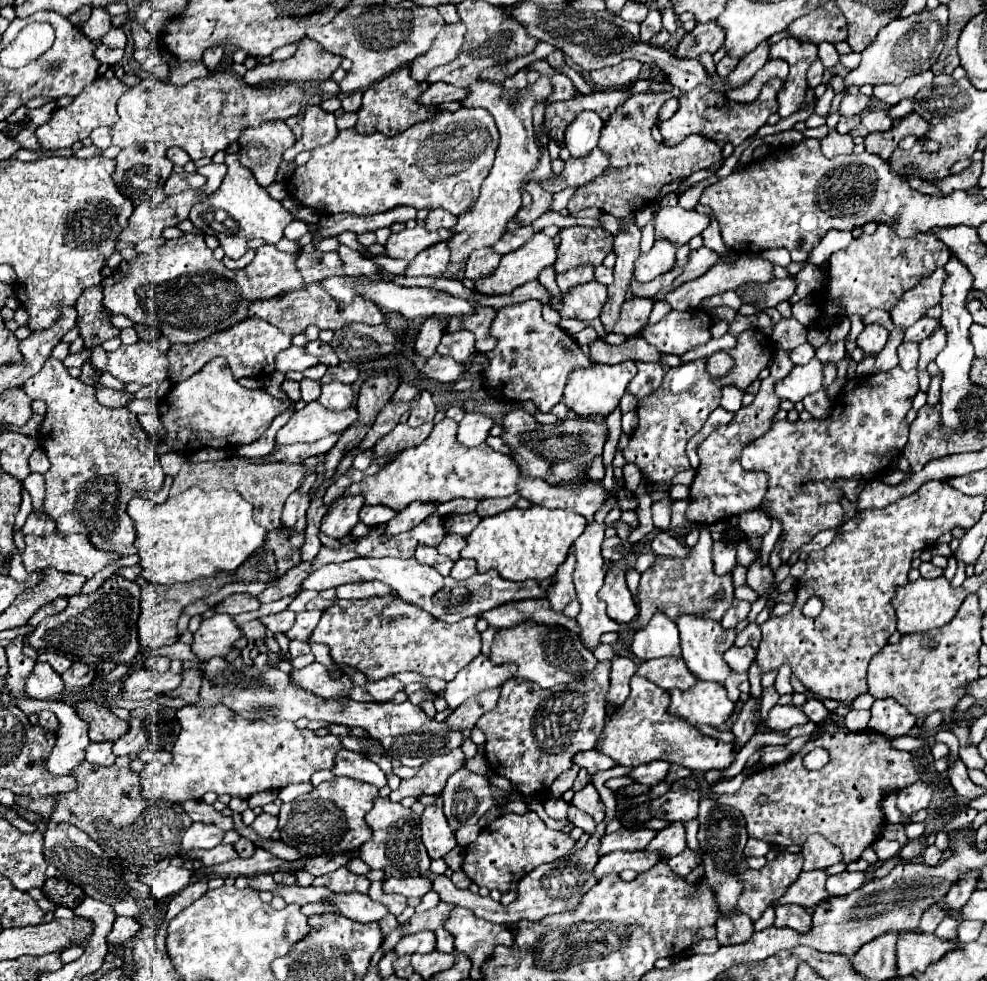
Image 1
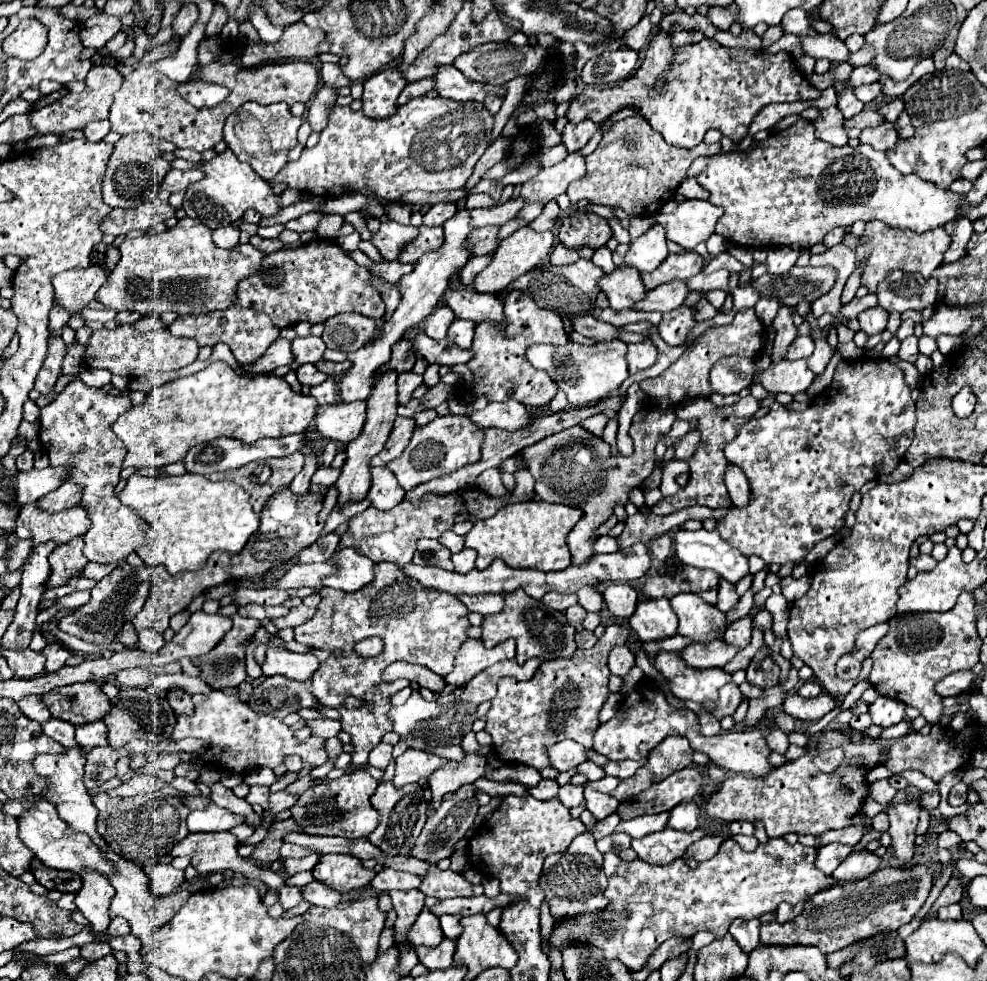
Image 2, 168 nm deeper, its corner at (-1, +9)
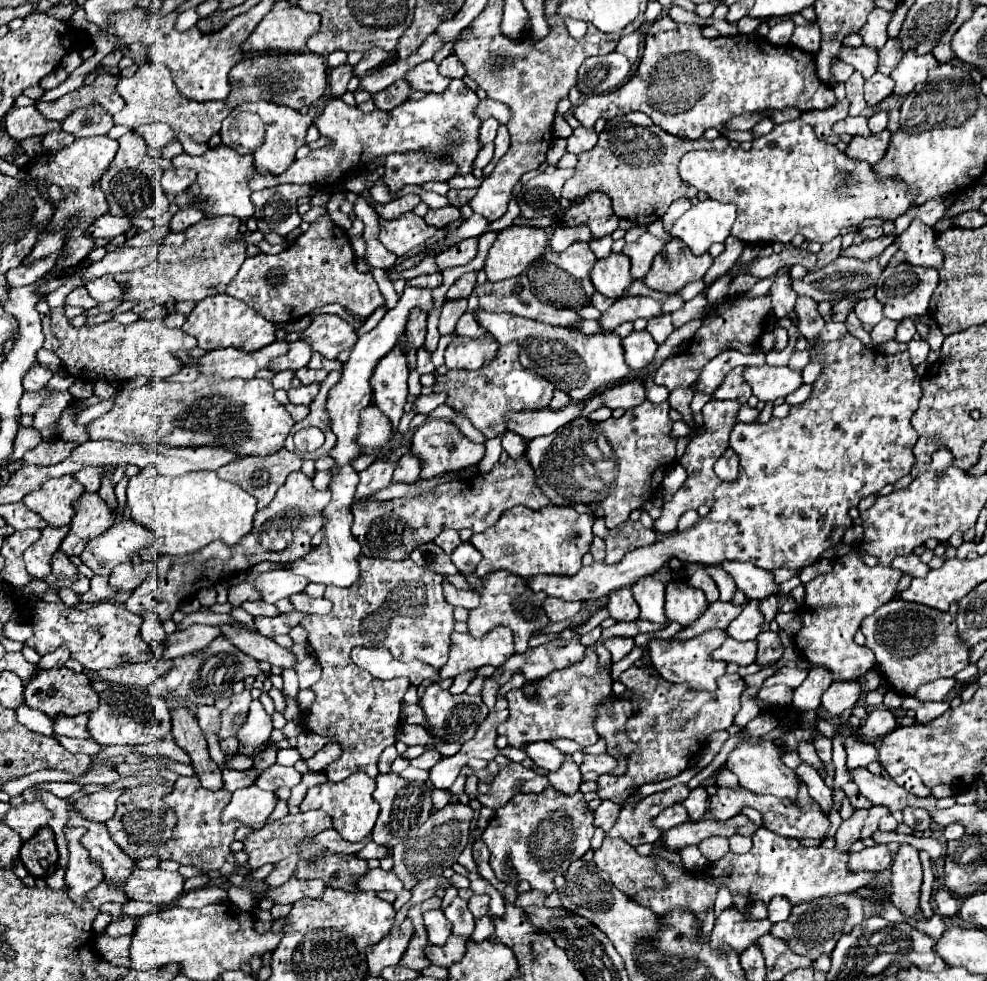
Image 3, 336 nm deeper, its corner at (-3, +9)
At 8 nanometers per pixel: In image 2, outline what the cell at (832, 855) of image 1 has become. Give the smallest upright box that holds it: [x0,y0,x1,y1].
[818,819,872,845]

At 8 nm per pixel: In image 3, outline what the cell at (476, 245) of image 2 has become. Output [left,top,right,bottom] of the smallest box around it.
[436,237,478,269]

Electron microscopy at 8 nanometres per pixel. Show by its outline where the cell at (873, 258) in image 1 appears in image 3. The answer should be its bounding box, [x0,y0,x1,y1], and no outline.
[894,219,944,269]

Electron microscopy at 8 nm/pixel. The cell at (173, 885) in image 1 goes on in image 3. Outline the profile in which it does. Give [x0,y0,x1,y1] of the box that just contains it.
[126,867,184,907]

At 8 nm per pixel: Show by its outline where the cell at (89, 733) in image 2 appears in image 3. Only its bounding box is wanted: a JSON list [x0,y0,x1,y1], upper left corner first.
[54,715,90,739]

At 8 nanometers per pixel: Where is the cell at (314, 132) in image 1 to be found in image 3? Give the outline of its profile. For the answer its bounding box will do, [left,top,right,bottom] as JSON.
[328,63,352,97]

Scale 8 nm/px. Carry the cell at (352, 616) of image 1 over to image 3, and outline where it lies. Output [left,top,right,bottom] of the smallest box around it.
[300,557,454,781]

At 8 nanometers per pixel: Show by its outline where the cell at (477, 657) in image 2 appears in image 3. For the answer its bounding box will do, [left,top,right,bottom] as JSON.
[440,627,514,679]

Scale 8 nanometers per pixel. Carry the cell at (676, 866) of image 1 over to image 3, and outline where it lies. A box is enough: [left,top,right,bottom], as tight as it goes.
[698,837,728,861]

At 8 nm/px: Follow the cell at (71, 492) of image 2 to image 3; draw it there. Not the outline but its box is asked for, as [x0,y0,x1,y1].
[74,467,102,493]

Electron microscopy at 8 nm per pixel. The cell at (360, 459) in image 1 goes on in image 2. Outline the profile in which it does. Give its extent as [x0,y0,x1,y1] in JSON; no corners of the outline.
[368,467,404,509]

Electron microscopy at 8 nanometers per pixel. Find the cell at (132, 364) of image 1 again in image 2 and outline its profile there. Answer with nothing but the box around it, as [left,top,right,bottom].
[84,325,200,379]

